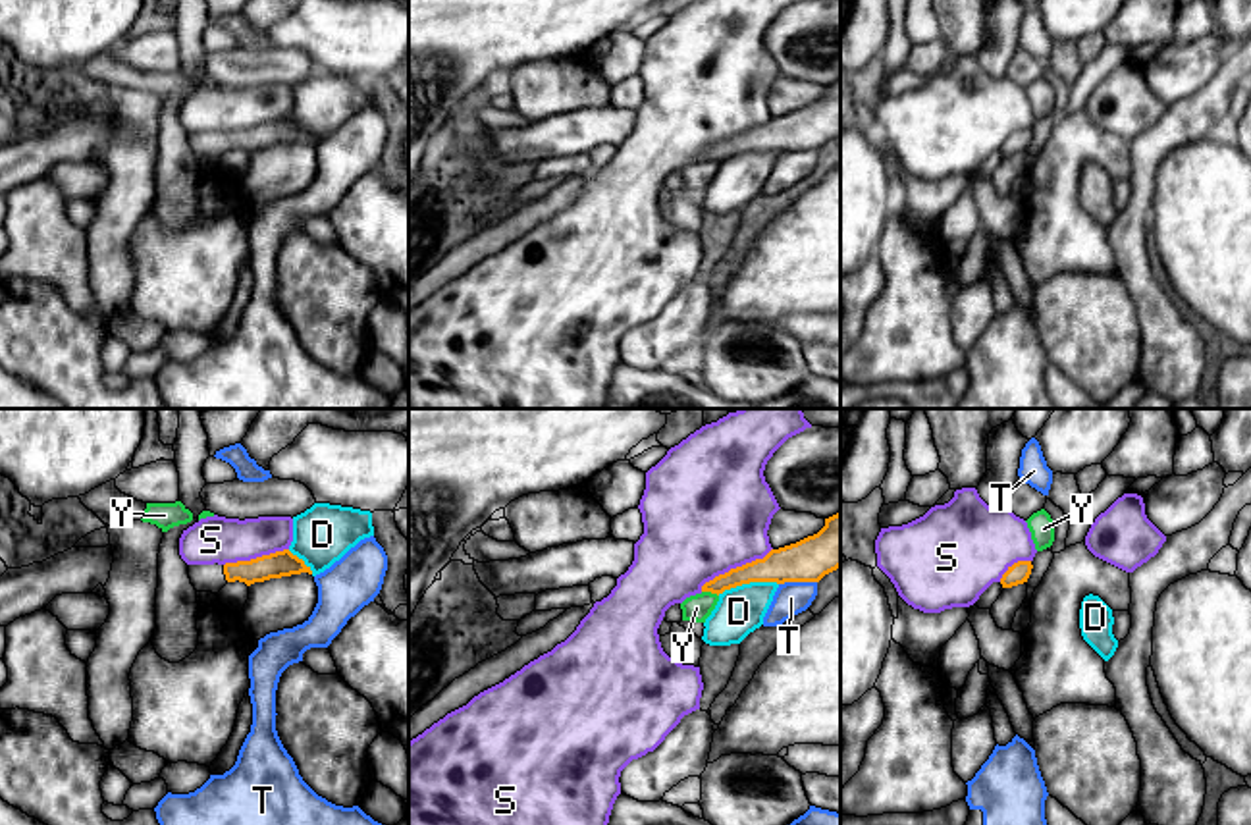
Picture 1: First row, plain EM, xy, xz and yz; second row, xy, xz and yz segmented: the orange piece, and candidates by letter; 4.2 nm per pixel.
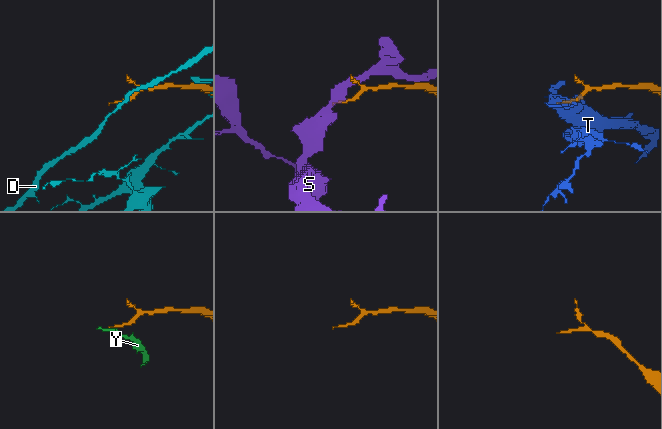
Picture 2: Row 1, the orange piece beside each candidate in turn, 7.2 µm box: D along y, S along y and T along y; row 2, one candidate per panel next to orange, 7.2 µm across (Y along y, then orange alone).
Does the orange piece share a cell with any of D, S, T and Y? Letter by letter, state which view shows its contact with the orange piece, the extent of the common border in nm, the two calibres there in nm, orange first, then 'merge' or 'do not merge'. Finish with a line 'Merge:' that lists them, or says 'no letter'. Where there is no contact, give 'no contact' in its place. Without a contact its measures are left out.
D: xz | 260 nm | 170/200 nm | do not merge
S: xz | 360 nm | 160/480 nm | do not merge
T: xz | 160 nm | 190/140 nm | do not merge
Y: xz | 80 nm | 100/110 nm | do not merge
Merge: no letter

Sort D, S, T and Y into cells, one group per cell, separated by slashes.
D / S / T / Y

